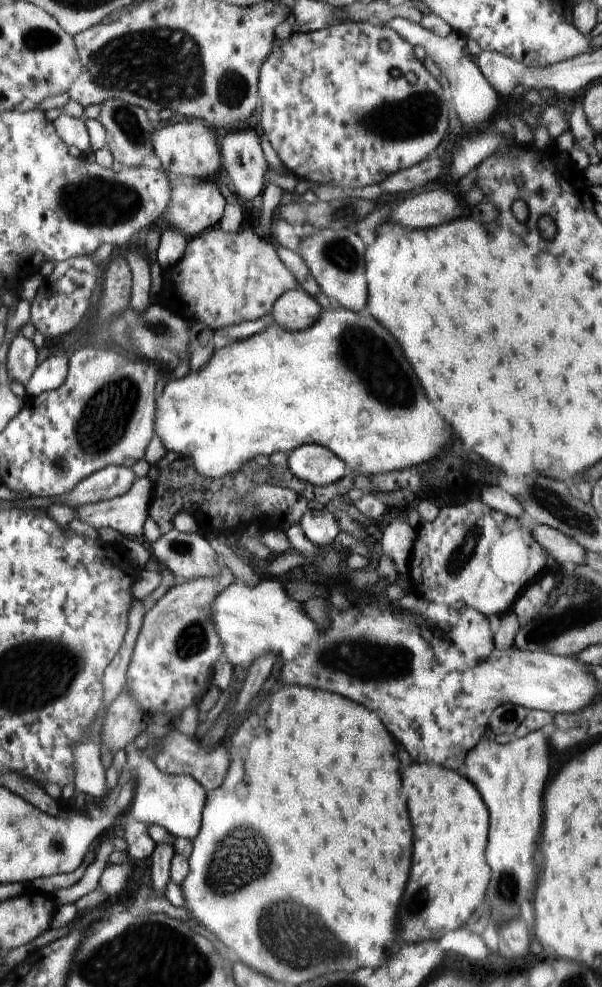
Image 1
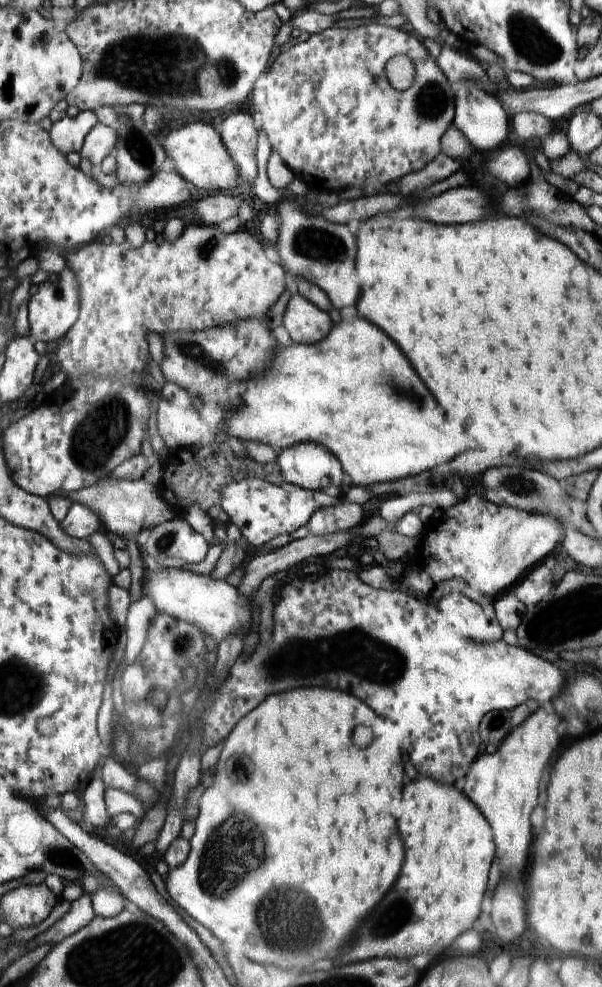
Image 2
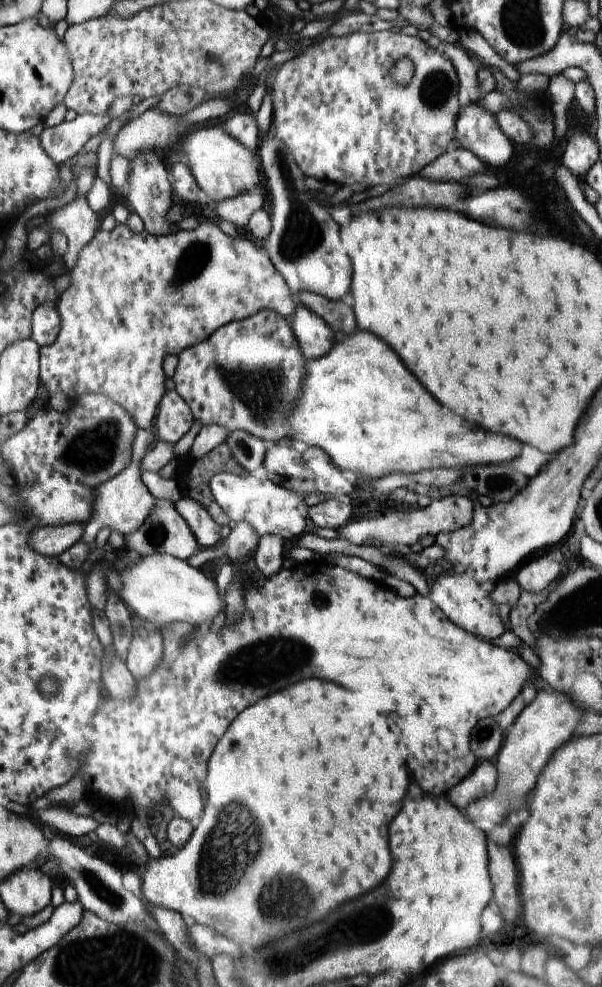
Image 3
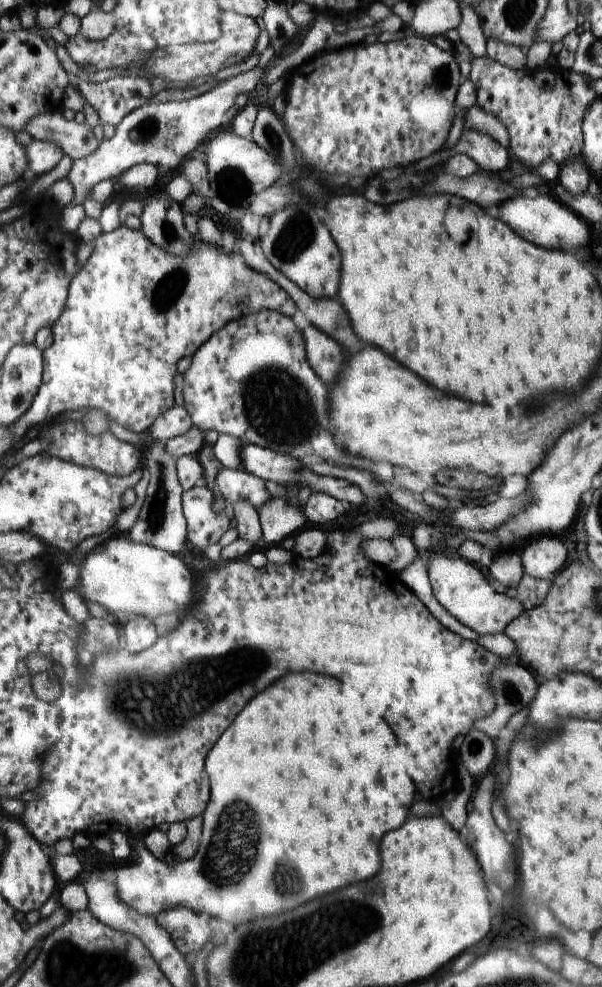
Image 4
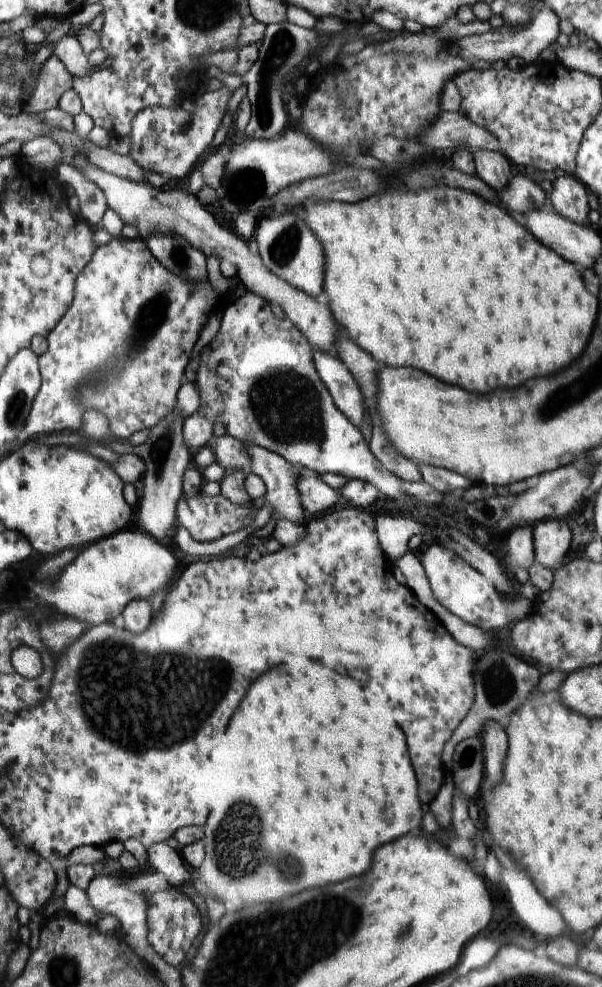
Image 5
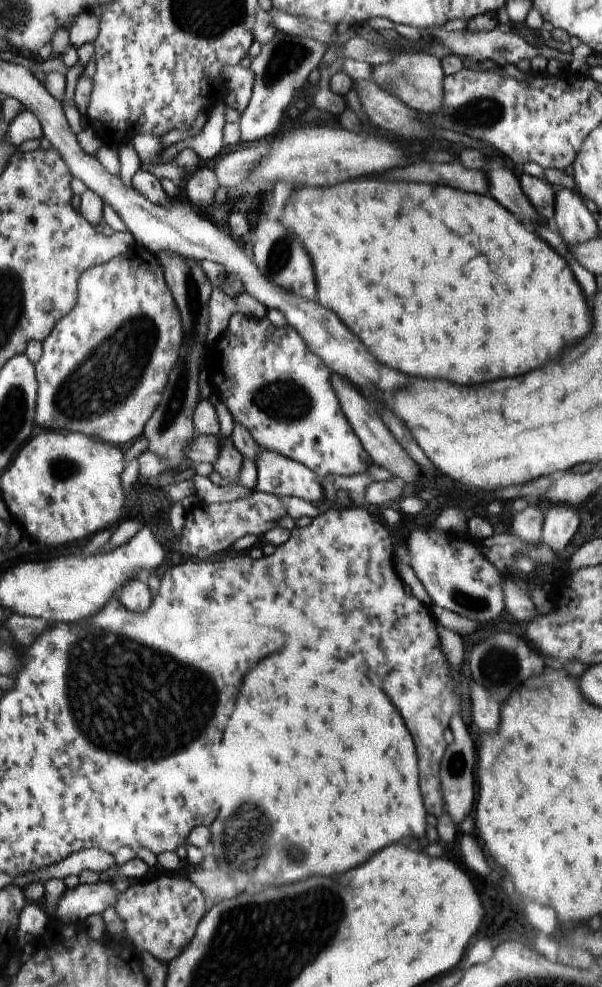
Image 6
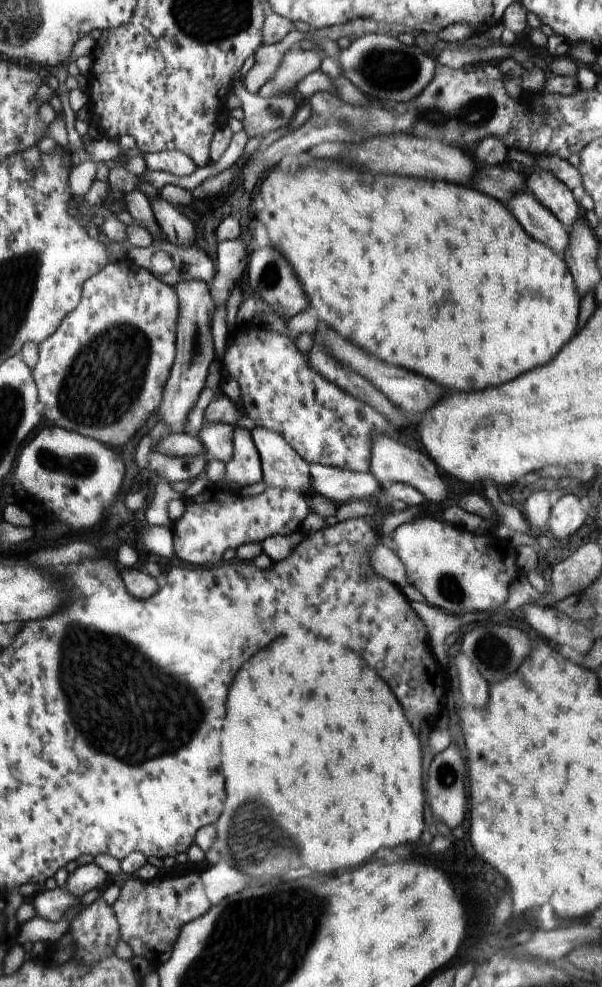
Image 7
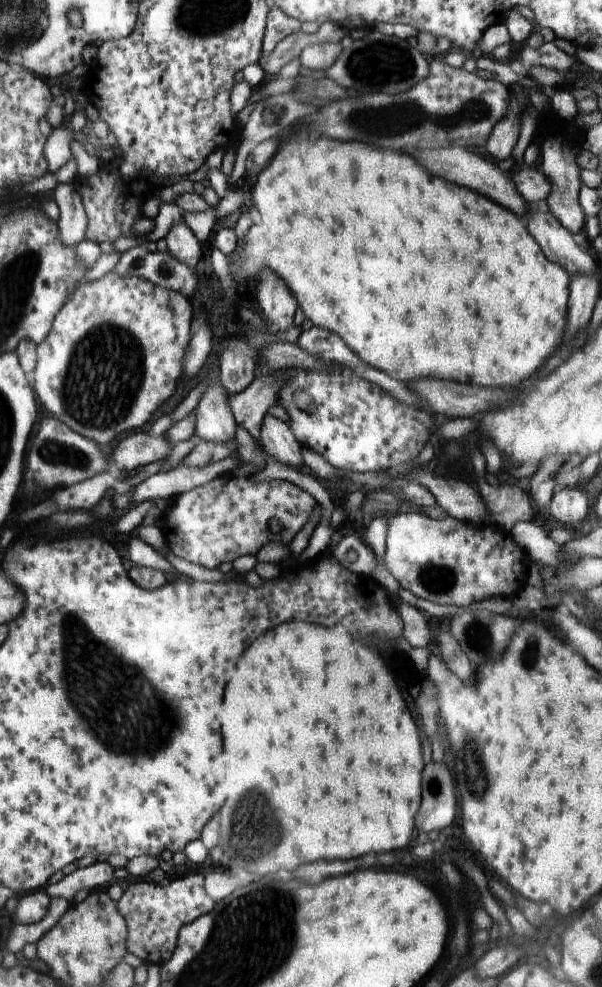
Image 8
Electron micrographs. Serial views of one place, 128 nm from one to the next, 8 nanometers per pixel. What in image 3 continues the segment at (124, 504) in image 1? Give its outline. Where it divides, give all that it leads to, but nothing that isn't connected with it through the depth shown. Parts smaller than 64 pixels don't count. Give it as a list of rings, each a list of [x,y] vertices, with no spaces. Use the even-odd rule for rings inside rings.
[[[80,523],[44,525],[30,529],[31,547],[45,555],[61,556],[67,549],[80,542],[83,530]]]

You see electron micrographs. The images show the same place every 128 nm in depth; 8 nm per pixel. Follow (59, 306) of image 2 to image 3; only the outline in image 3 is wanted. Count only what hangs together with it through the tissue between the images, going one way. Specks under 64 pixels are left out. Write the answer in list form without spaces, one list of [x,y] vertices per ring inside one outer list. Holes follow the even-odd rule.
[[[58,296],[58,302],[56,301],[47,301],[46,303],[42,305],[38,305],[37,308],[33,311],[32,315],[32,338],[34,341],[37,342],[37,344],[40,344],[41,346],[45,345],[52,345],[54,342],[56,342],[57,337],[59,336],[60,330],[61,330],[61,317],[59,314],[59,311],[57,310],[57,304],[59,303]]]

